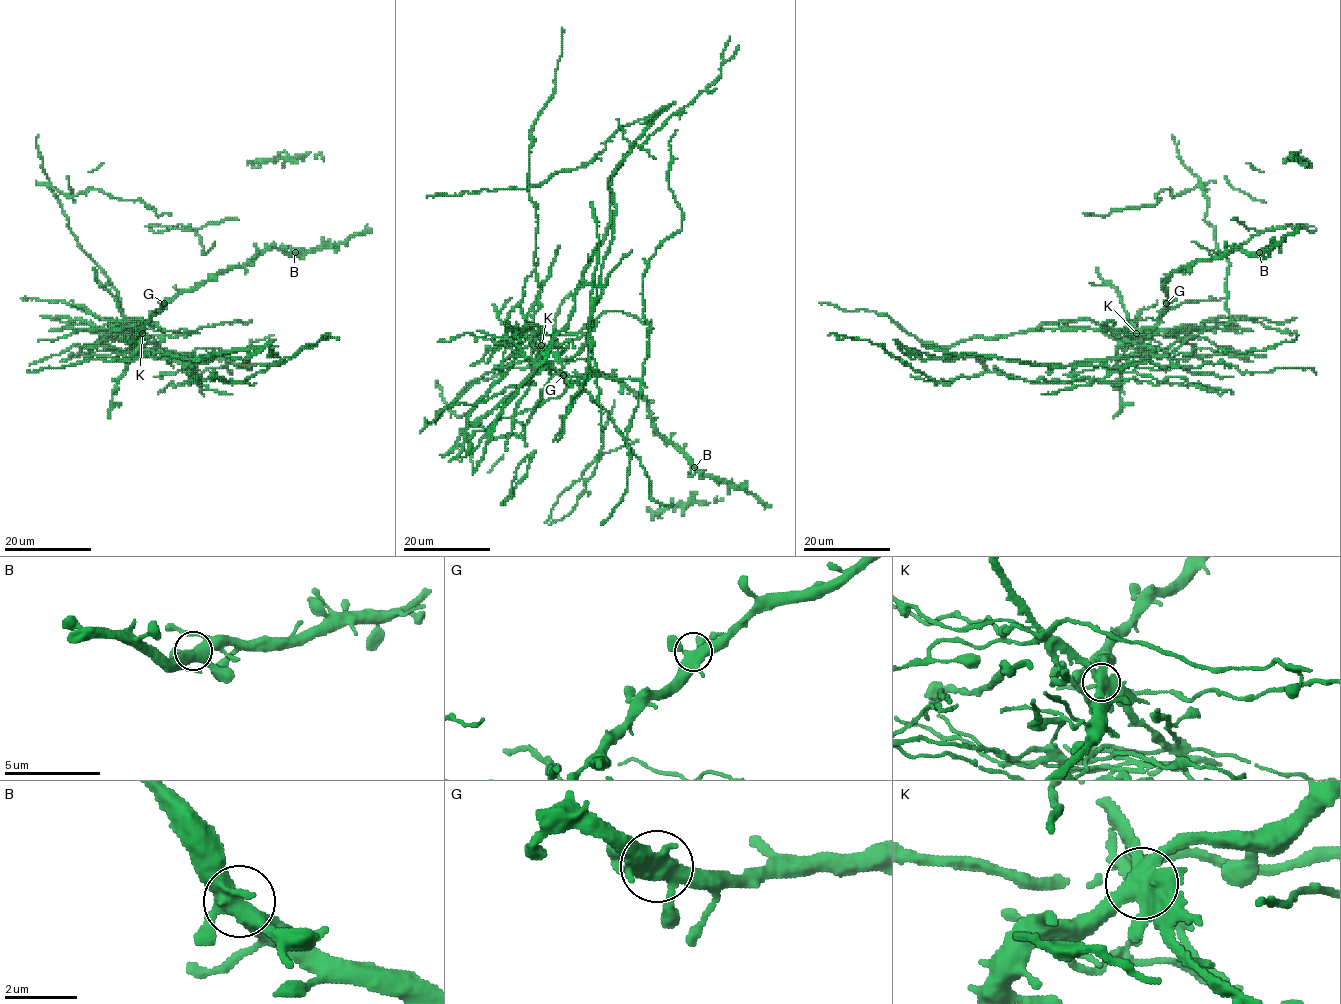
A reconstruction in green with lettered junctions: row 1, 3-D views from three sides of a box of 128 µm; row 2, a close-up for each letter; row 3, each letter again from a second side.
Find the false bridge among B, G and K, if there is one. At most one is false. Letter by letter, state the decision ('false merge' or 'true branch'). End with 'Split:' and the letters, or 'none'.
B: true branch
G: true branch
K: false merge
Split: K

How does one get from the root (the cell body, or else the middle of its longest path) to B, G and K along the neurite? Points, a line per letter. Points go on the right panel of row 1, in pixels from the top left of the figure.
B: (1121, 357), (1152, 353), (1139, 330), (1160, 321), (1164, 283), (1175, 270), (1231, 248), (1259, 252)
G: (1121, 357), (1148, 356), (1152, 353), (1140, 339), (1139, 330), (1154, 327), (1166, 303)
K: (1121, 357), (1148, 356), (1152, 353), (1137, 333)

